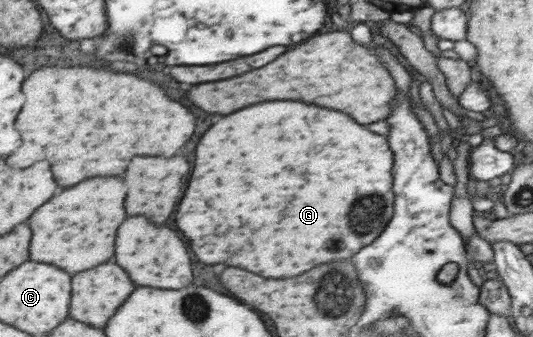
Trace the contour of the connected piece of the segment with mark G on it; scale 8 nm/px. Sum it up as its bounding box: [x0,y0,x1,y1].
[175,101,394,279]

